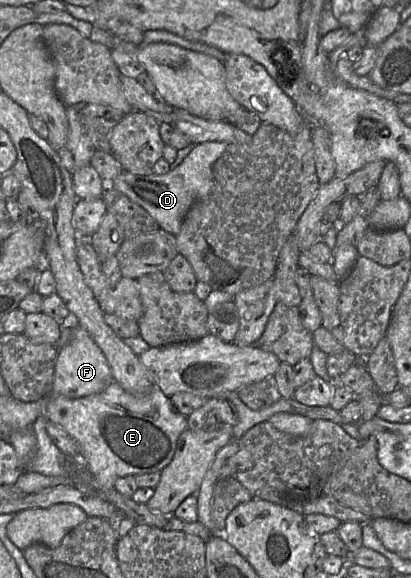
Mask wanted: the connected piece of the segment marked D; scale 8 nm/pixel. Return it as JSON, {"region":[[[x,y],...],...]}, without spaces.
{"region":[[[216,141],[195,144],[184,161],[167,174],[141,176],[123,171],[108,184],[108,187],[126,195],[144,208],[158,222],[161,229],[176,236],[191,206],[212,190],[213,165],[223,155],[228,145],[226,142]]]}

